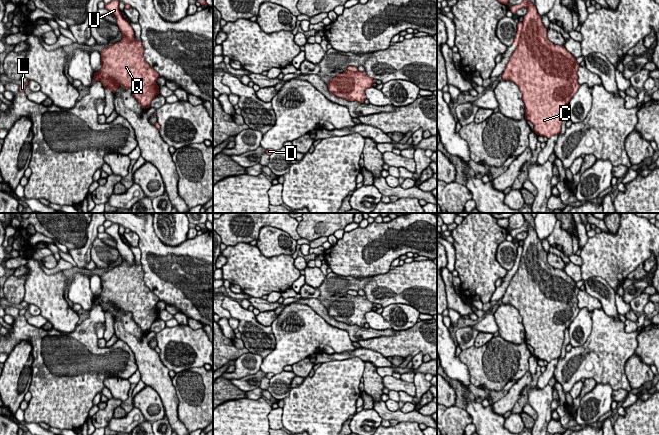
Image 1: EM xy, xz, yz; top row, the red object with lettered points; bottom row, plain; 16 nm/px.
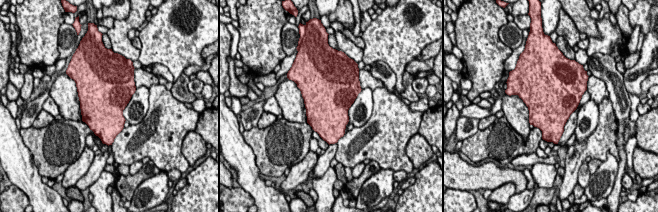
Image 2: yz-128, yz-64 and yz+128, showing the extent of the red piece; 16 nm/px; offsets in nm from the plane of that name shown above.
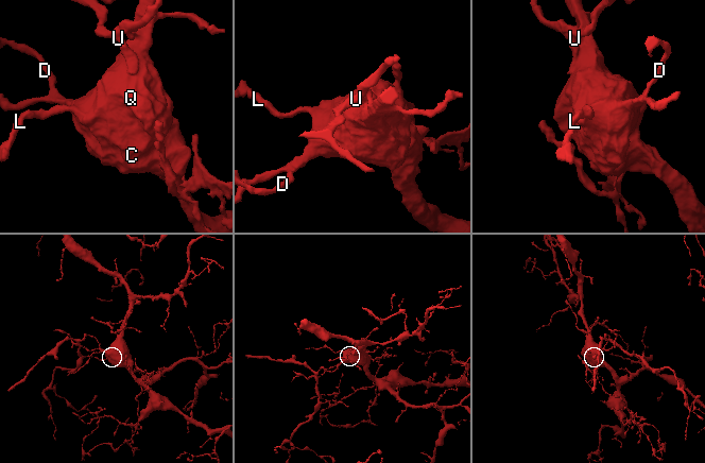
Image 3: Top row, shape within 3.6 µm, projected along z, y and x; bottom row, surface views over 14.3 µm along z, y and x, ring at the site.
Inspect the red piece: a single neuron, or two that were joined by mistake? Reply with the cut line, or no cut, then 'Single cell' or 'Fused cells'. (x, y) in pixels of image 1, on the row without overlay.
Split along yz (523, 247), (517, 270). Fused cells

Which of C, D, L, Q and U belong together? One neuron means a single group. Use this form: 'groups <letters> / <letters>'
groups C D L Q / U

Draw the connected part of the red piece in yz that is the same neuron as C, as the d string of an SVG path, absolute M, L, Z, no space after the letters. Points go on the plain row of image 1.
M525 220L523 226L509 233L515 237L525 231L527 237L523 243L523 252L518 270L510 280L502 298L503 304L511 304L522 316L525 330L525 343L534 349L537 359L550 362L561 356L565 338L565 329L579 312L576 282L564 270L555 269L547 262L547 253L537 237L536 230Z

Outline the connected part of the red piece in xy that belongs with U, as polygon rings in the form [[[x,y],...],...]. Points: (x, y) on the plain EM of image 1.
[[[113,223],[110,227],[105,228],[105,233],[109,234],[116,240],[117,249],[121,254],[122,260],[125,261],[129,266],[134,263],[134,255],[129,248],[121,239],[119,235],[119,224]]]

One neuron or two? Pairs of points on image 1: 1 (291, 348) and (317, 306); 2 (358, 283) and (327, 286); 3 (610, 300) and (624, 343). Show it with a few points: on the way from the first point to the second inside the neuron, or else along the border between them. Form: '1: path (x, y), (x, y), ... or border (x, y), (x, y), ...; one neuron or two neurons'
1: border (295, 302), (309, 305), (328, 323), (333, 325); two neurons
2: path (350, 283), (335, 284); one neuron
3: border (601, 307), (609, 316), (619, 321); two neurons

